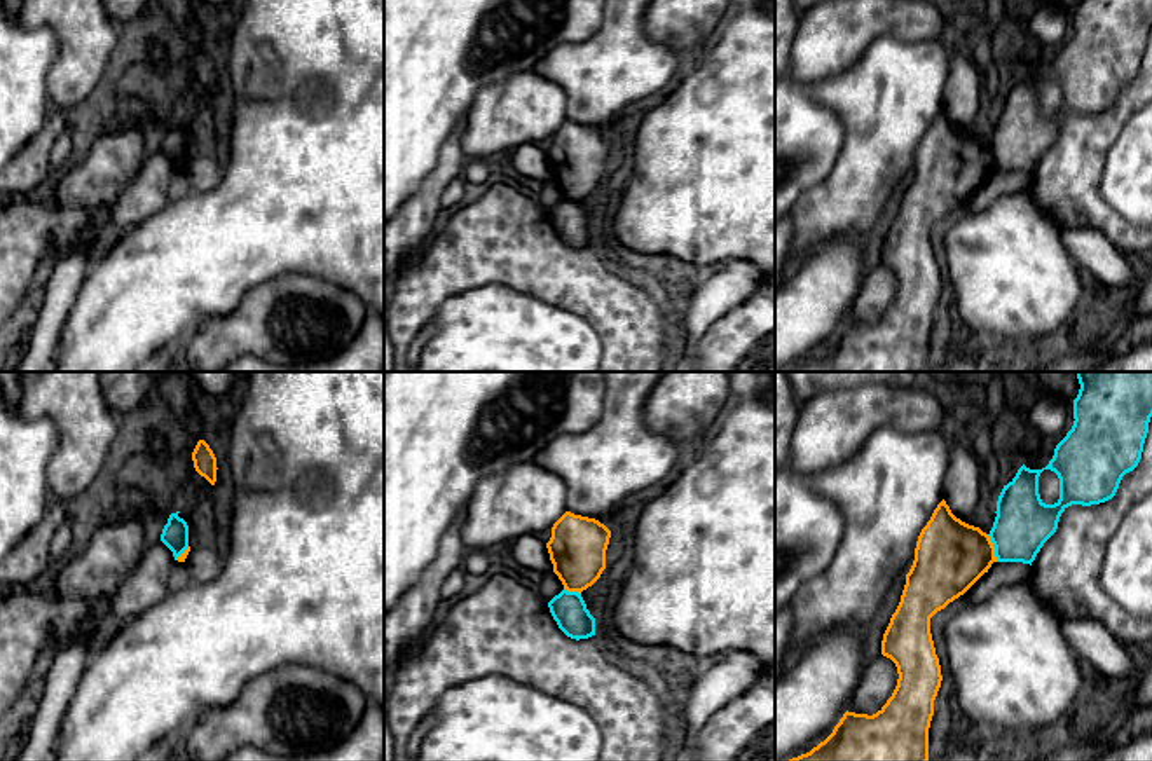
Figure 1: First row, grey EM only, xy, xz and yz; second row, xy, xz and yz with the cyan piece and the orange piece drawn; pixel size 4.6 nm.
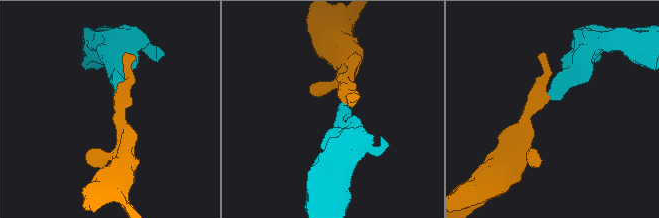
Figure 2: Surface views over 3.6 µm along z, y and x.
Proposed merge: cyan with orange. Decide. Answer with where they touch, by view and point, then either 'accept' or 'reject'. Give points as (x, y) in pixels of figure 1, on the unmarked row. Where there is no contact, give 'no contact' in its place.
yz (995, 157) | reject

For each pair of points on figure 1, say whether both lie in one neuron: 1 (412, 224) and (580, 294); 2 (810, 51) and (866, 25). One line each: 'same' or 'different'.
1: different
2: same

